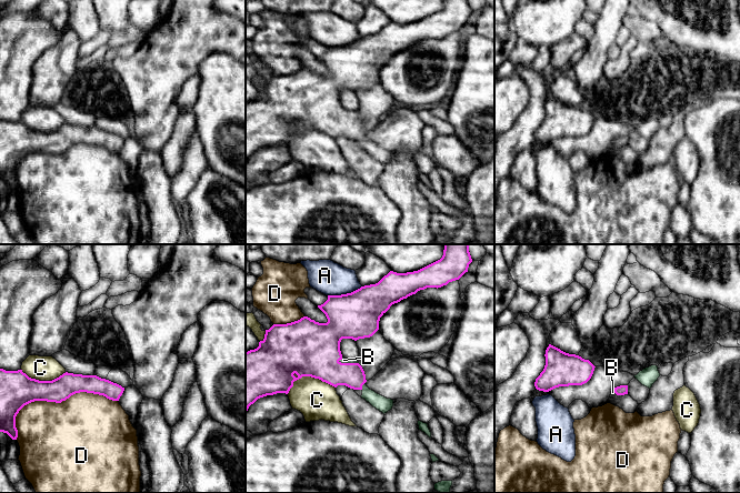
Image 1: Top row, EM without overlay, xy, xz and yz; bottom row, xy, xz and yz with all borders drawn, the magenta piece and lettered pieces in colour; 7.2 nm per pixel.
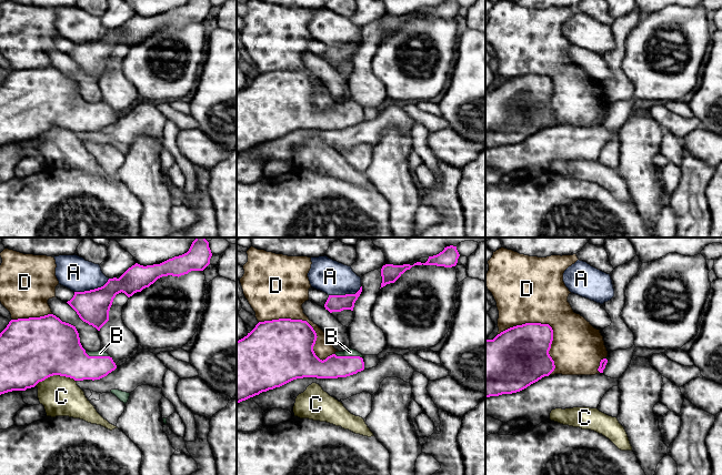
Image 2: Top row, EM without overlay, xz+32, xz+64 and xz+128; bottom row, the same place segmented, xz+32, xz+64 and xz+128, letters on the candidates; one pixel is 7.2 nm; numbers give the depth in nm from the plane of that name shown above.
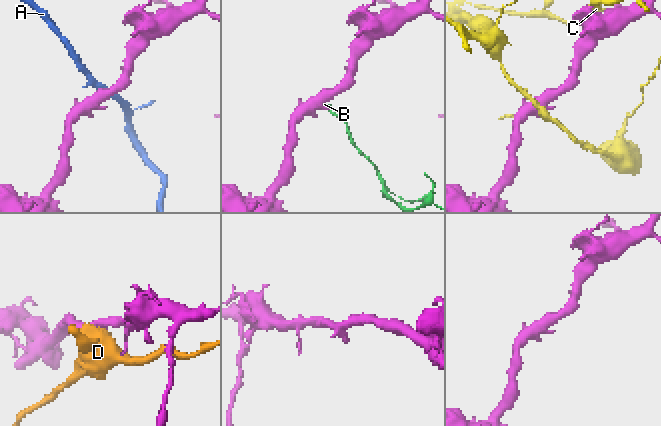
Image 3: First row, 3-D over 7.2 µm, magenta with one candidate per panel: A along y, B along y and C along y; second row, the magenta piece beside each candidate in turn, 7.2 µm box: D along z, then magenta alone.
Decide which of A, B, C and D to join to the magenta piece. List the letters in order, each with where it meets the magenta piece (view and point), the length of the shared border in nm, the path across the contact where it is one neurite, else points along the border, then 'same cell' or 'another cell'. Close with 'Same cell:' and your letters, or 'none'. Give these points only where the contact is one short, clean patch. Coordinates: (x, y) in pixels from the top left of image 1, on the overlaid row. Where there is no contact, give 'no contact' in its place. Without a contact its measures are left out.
A: xz (344, 294) | 260 nm | another cell
B: xz (362, 384) | 60 nm | across xz (331, 371), (349, 372), (362, 384), (381, 403) | same cell
C: xz (308, 375) | 360 nm | another cell
D: xy (53, 401) | 800 nm | another cell
Same cell: B

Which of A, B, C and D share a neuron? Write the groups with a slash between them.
A / B / C / D

